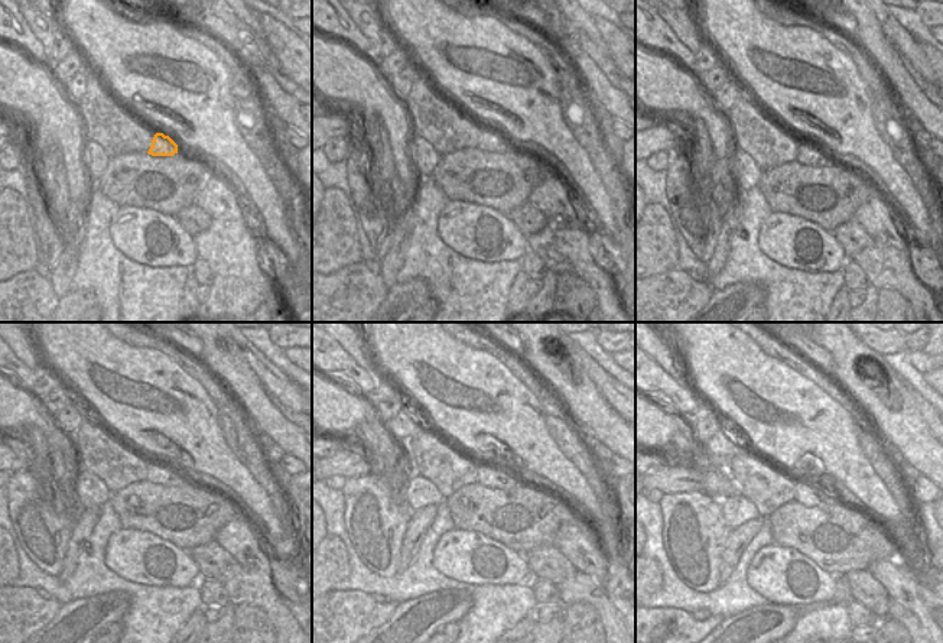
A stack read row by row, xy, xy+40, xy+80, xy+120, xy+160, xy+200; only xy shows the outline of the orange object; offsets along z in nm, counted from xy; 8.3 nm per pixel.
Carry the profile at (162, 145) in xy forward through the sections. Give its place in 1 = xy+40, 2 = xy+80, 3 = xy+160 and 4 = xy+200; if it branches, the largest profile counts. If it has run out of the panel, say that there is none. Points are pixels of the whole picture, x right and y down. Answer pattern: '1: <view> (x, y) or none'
1: xy+40 (485, 143)
2: xy+80 (809, 153)
3: xy+160 (487, 476)
4: xy+200 (822, 494)

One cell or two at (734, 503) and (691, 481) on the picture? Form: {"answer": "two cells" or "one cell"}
{"answer": "two cells"}

